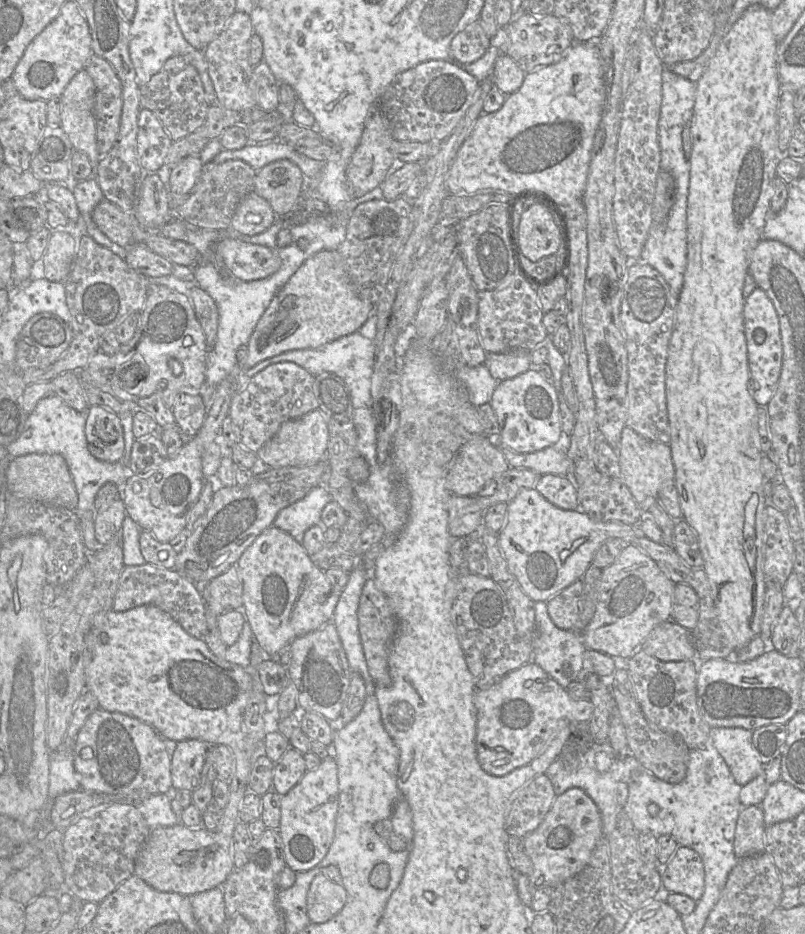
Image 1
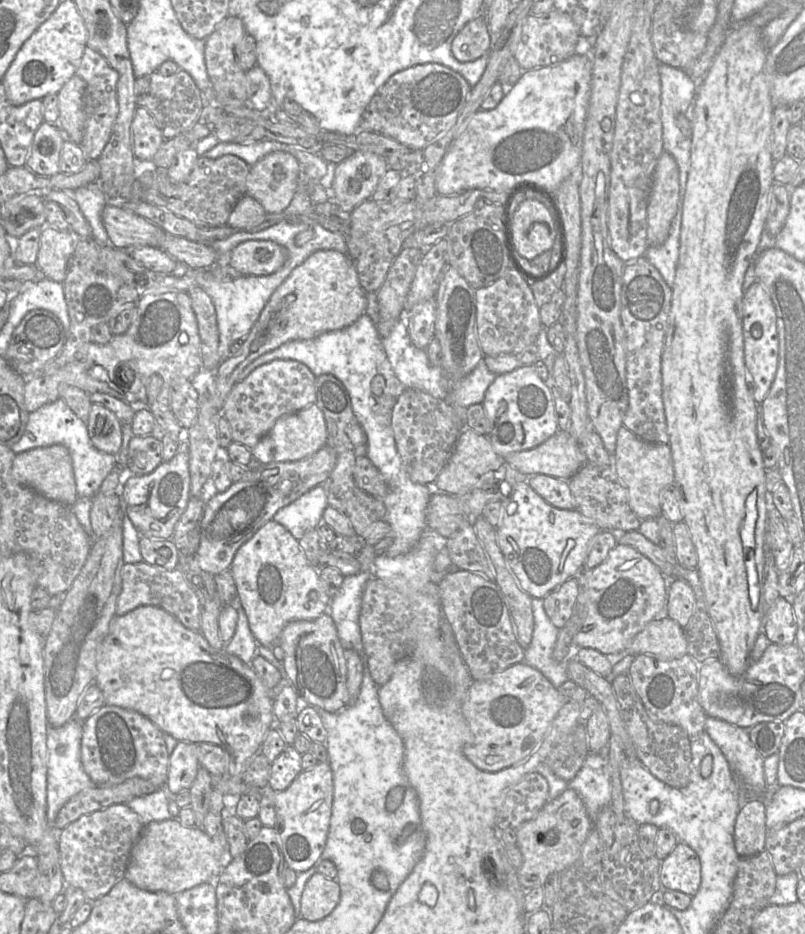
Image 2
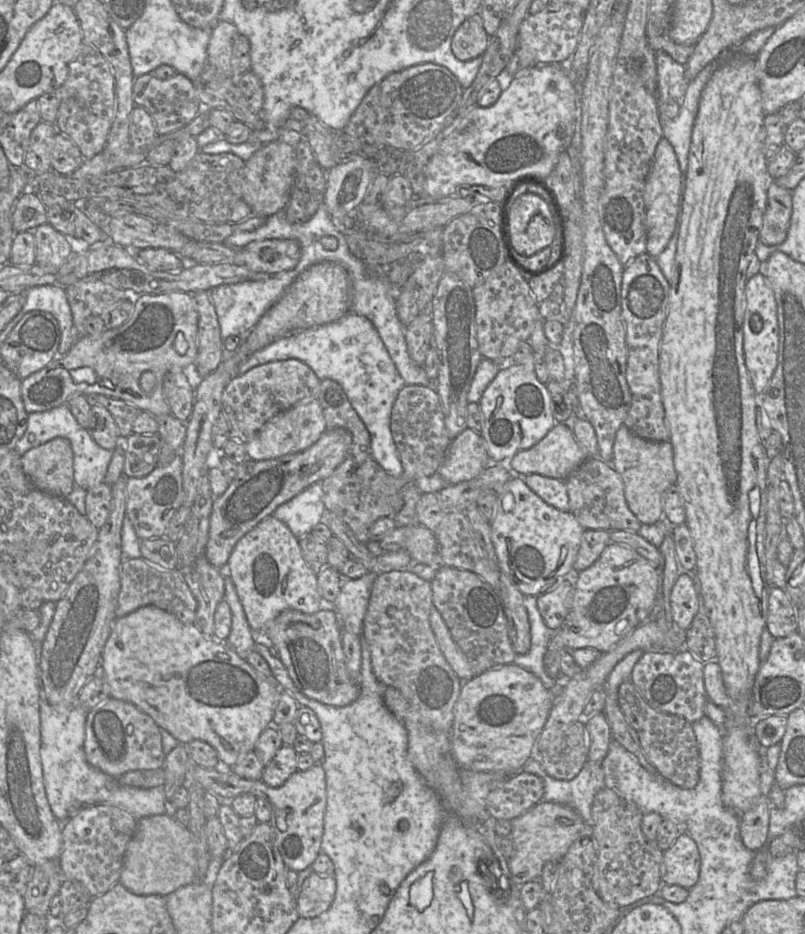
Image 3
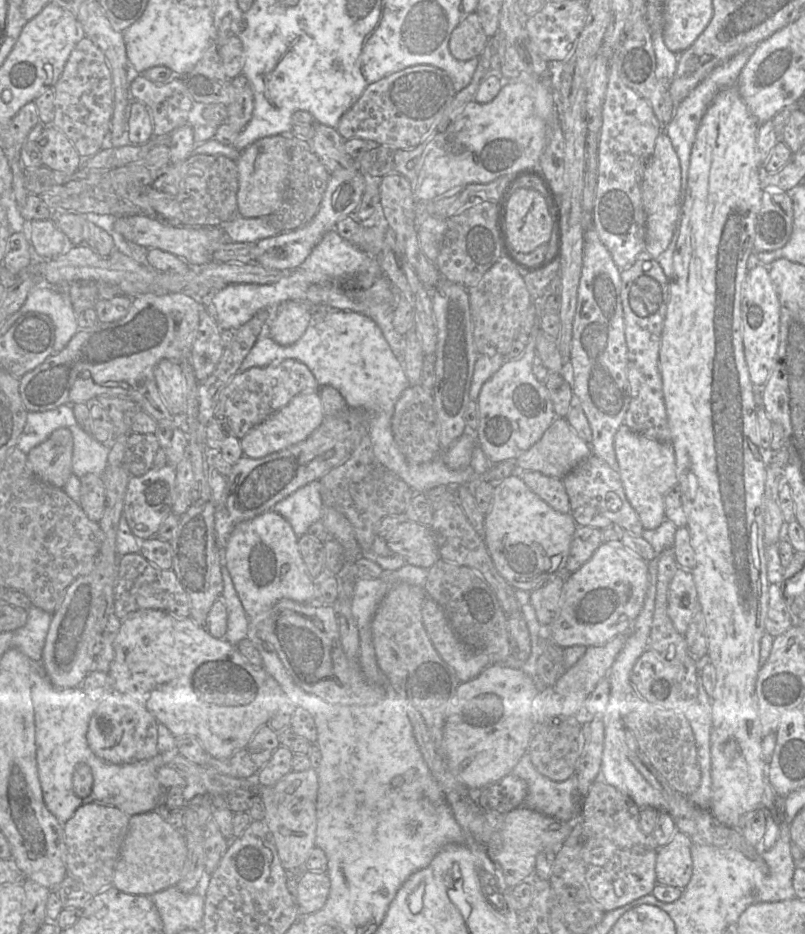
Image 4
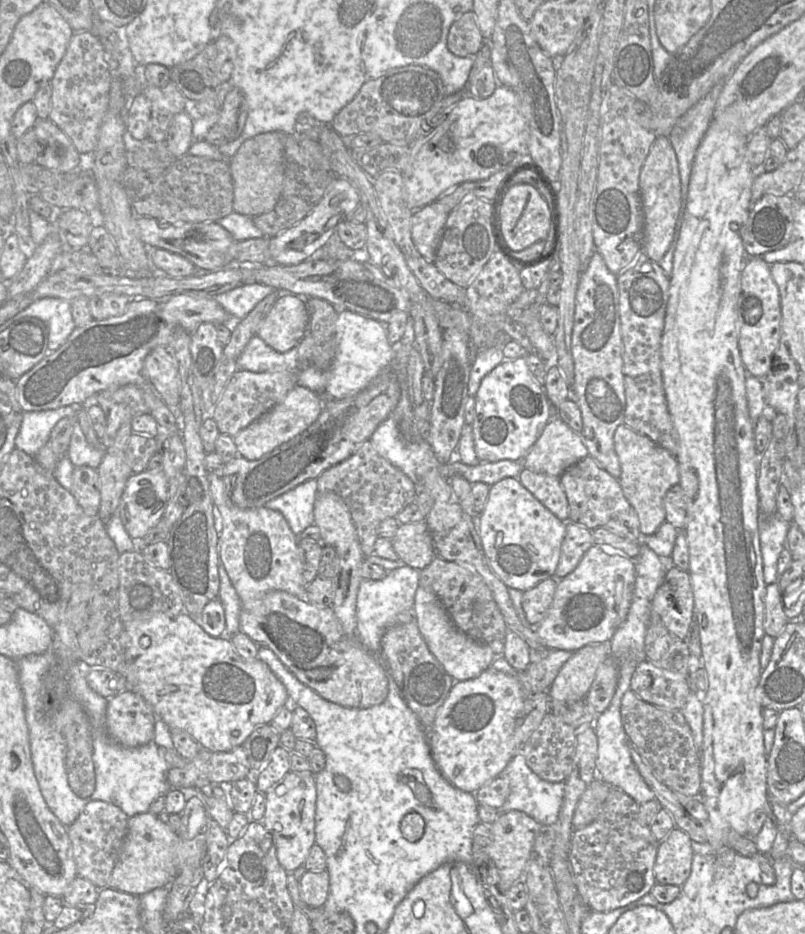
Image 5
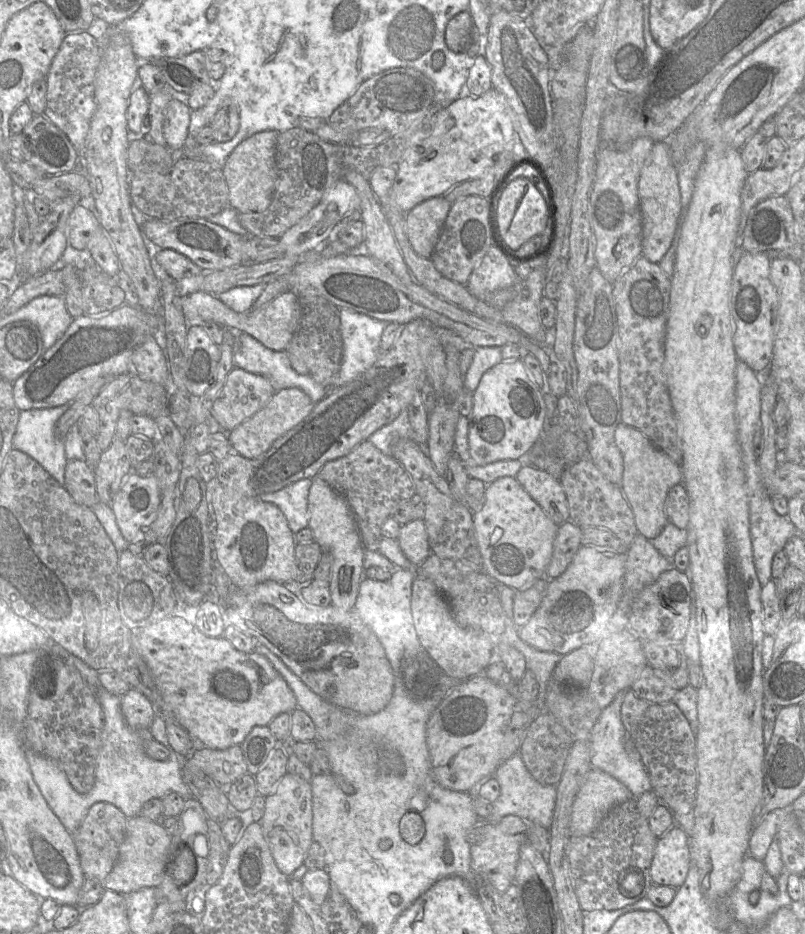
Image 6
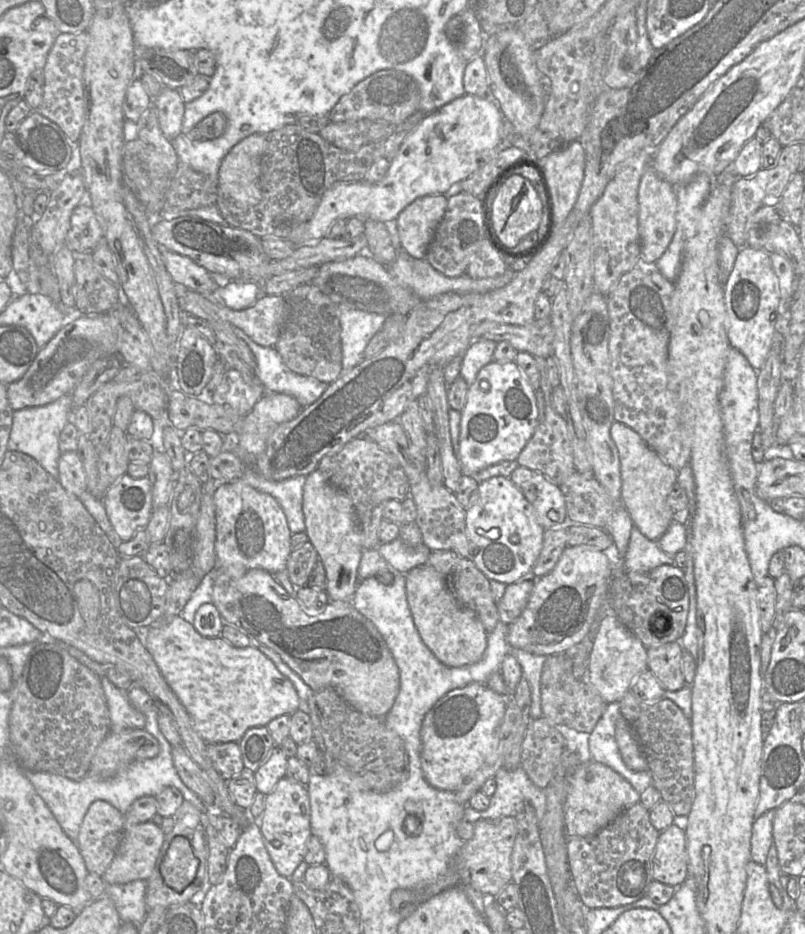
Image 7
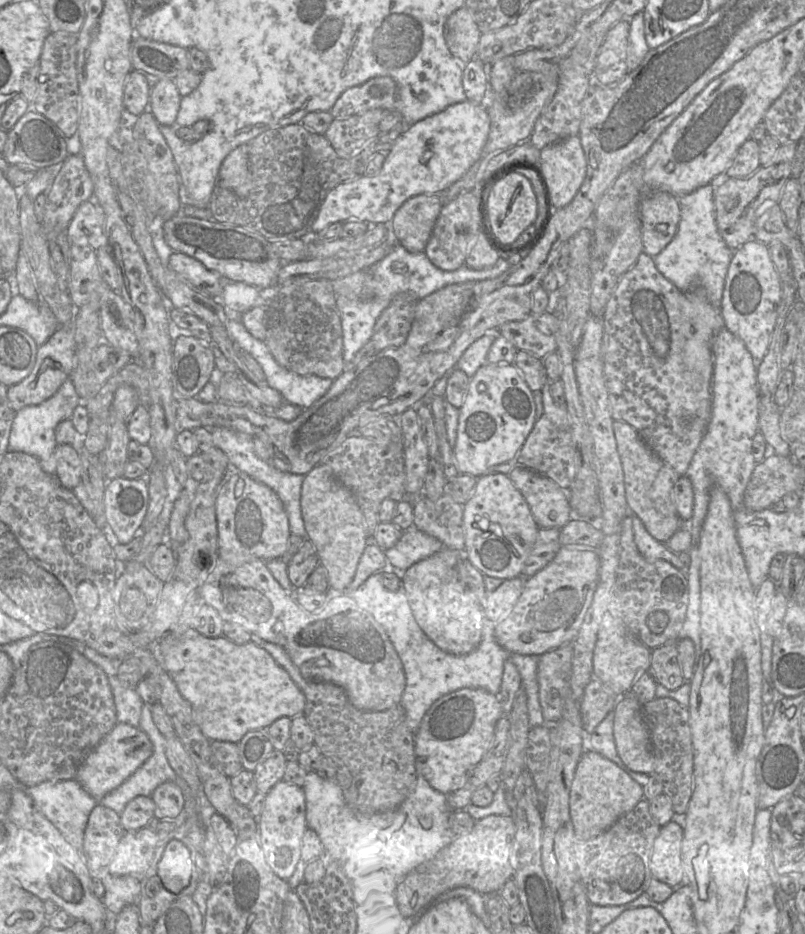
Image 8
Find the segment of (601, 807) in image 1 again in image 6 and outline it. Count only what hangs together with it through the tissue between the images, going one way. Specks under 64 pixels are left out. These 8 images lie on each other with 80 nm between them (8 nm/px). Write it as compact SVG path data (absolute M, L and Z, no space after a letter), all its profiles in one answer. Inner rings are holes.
M514 754L504 761L495 771L494 777L497 779L500 785L500 795L492 803L493 810L491 814L486 818L479 818L483 821L488 822L499 822L504 816L515 815L525 821L532 821L540 825L541 827L549 830L552 825L554 808L556 804L557 788L554 785L542 785L537 780L533 778L530 772L527 770L521 756L519 754Z

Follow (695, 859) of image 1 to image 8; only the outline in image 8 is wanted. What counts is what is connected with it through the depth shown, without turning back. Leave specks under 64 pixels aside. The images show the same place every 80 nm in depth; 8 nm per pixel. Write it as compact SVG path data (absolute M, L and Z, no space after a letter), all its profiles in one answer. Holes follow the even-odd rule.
M670 821L660 828L654 841L650 860L652 877L670 887L676 886L684 878L681 859L683 832L684 829L677 823Z

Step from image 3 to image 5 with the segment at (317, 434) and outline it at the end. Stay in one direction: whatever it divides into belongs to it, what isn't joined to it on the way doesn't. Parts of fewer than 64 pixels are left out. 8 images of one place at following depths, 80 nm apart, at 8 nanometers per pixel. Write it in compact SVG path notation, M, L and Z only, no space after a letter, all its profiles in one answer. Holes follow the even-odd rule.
M296 385L282 402L234 436L238 454L247 460L260 459L305 431L317 420L322 408L321 396L306 387Z

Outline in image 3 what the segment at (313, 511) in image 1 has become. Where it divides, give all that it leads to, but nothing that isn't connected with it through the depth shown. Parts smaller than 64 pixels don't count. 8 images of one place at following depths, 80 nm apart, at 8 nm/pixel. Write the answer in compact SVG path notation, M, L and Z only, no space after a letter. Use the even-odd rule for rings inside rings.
M316 482L277 507L272 515L284 522L300 539L326 519L326 513L328 512L323 501L322 482Z

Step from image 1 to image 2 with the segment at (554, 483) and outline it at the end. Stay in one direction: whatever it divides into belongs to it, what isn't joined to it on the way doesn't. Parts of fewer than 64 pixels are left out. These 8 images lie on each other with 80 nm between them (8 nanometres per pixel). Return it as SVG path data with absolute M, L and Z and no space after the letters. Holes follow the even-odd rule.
M536 474L528 476L527 483L552 506L560 509L575 508L568 480L544 474Z

